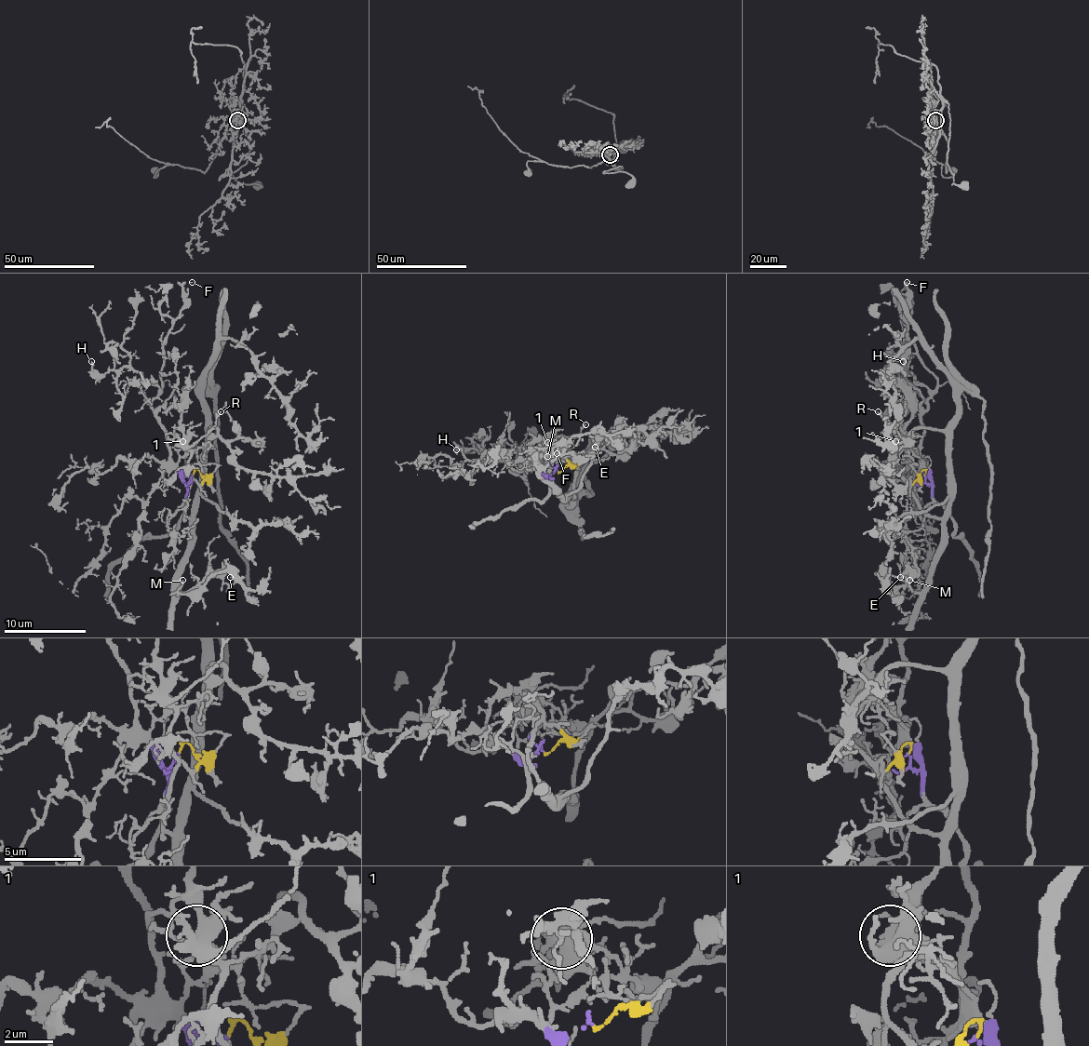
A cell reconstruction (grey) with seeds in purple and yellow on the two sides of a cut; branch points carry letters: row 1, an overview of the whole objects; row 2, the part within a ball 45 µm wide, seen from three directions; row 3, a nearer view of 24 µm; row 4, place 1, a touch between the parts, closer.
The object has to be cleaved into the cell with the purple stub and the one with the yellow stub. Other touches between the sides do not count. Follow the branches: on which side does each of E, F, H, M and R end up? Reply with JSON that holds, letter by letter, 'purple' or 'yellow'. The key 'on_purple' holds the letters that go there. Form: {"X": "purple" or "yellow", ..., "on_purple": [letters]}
{"E": "yellow", "F": "purple", "H": "purple", "M": "yellow", "R": "purple", "on_purple": ["F", "H", "R"]}

